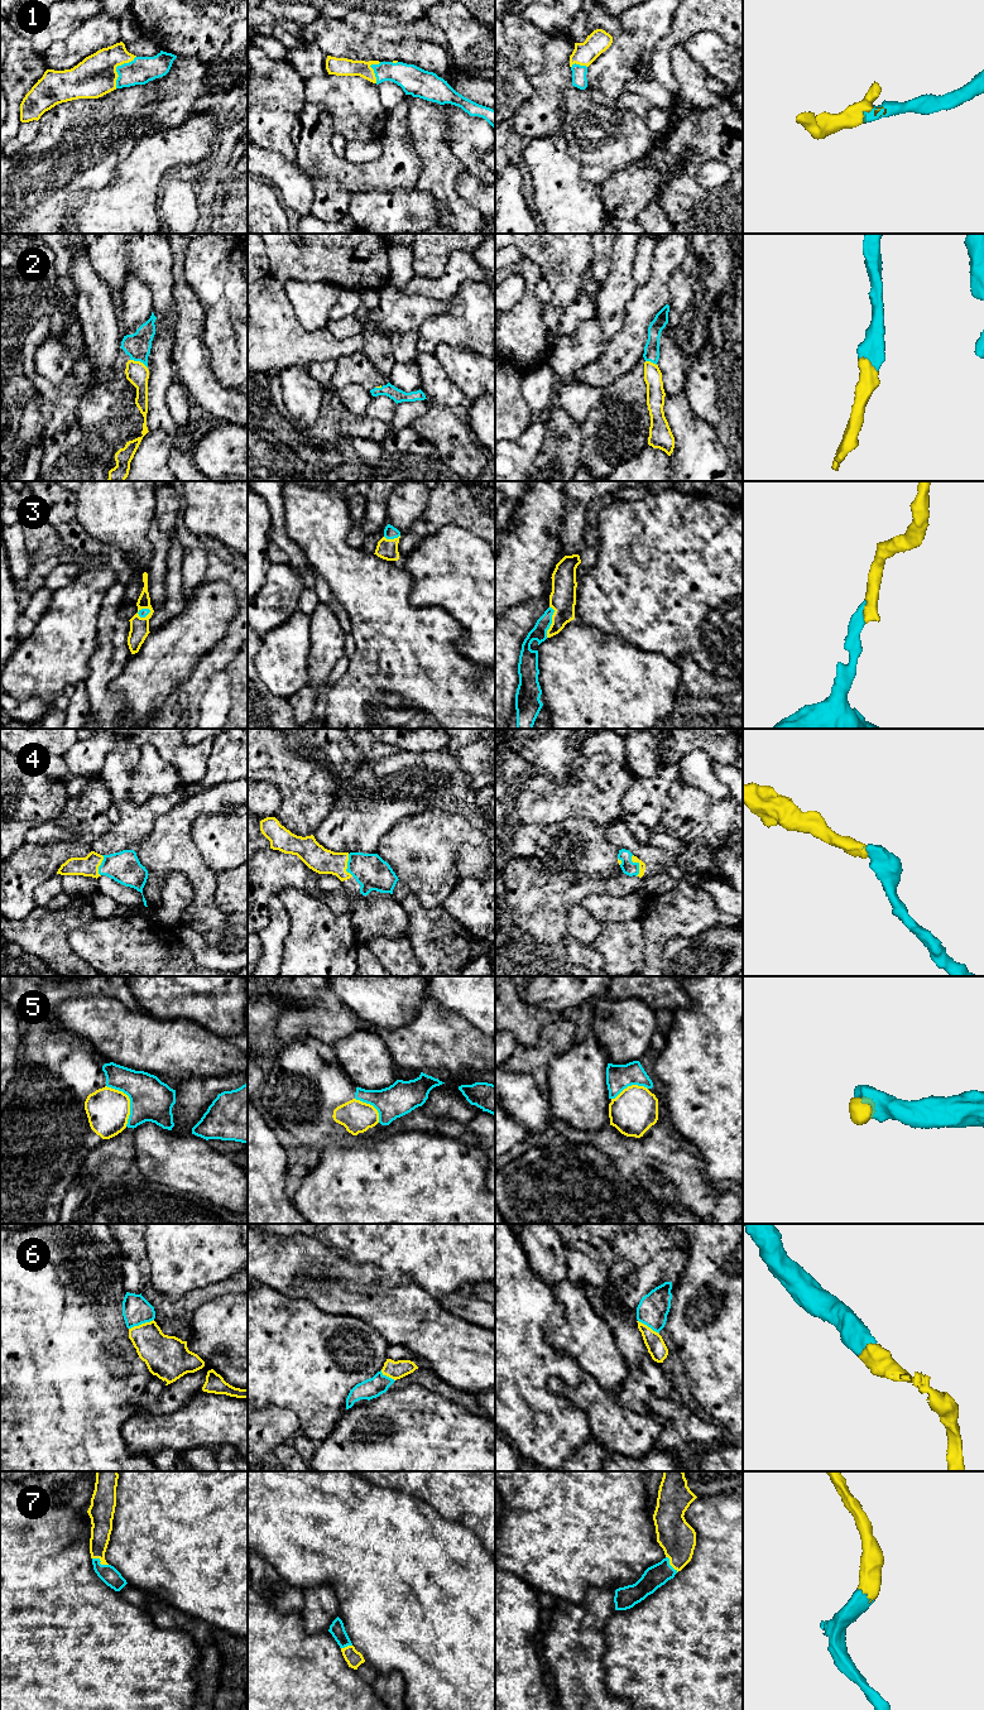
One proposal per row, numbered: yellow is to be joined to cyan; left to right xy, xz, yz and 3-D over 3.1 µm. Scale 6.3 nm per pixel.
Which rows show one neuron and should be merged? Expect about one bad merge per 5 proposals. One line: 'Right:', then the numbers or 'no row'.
Right: 1, 2, 3, 4, 5, 6, 7

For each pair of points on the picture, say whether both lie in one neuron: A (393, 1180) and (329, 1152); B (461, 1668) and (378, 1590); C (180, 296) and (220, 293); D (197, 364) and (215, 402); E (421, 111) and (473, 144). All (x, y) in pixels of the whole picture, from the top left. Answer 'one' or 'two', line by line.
A: one
B: one
C: two
D: one
E: two

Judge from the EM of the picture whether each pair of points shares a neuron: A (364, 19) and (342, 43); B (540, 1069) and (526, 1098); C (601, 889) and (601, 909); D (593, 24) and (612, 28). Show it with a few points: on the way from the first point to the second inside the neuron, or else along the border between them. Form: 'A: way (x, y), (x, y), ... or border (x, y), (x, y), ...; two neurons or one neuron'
A: border (342, 19), (363, 33); two neurons
B: border (508, 1070), (524, 1071), (547, 1096); two neurons
C: border (632, 894), (622, 897), (589, 894), (580, 903); two neurons
D: way (598, 24), (606, 24); one neuron

